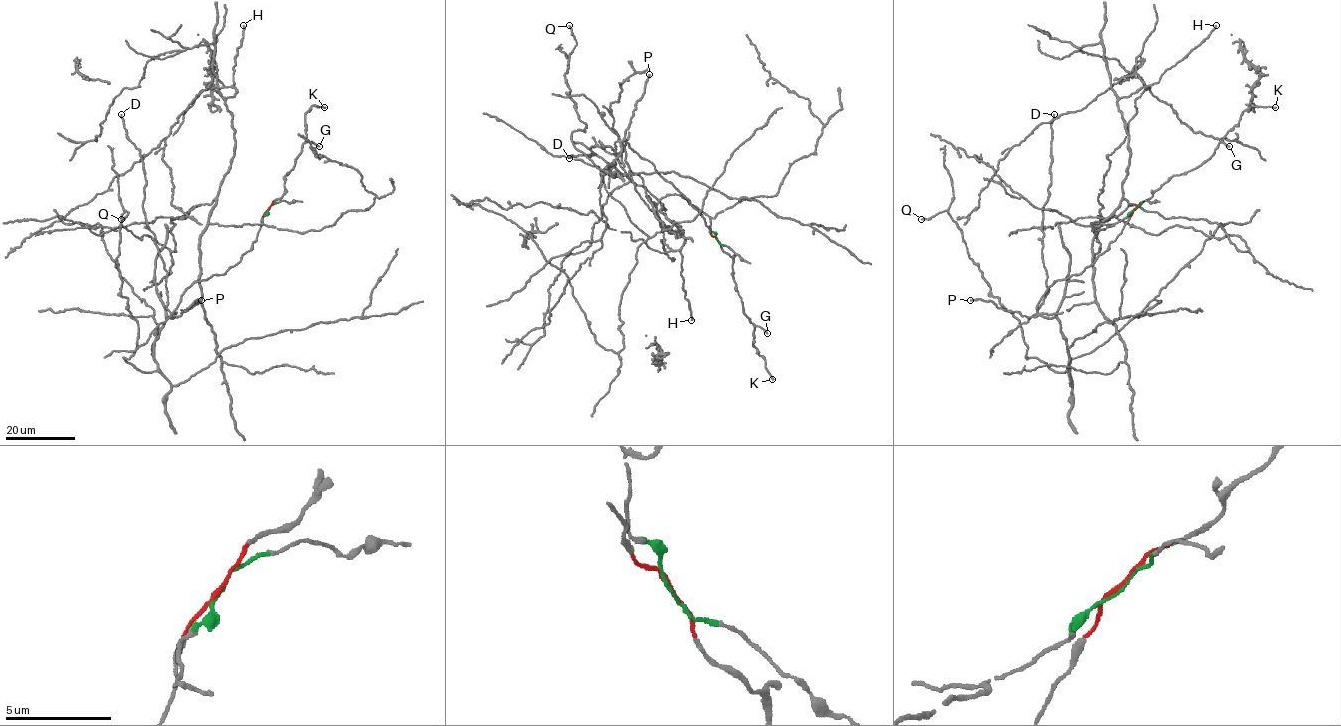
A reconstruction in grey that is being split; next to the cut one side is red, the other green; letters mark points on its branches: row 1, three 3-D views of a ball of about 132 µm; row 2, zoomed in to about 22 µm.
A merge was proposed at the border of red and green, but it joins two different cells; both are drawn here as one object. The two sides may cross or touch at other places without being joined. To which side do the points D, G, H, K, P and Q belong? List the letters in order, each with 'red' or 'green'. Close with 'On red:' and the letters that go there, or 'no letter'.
D: red
G: red
H: green
K: red
P: red
Q: red
On red: D, G, K, P, Q

